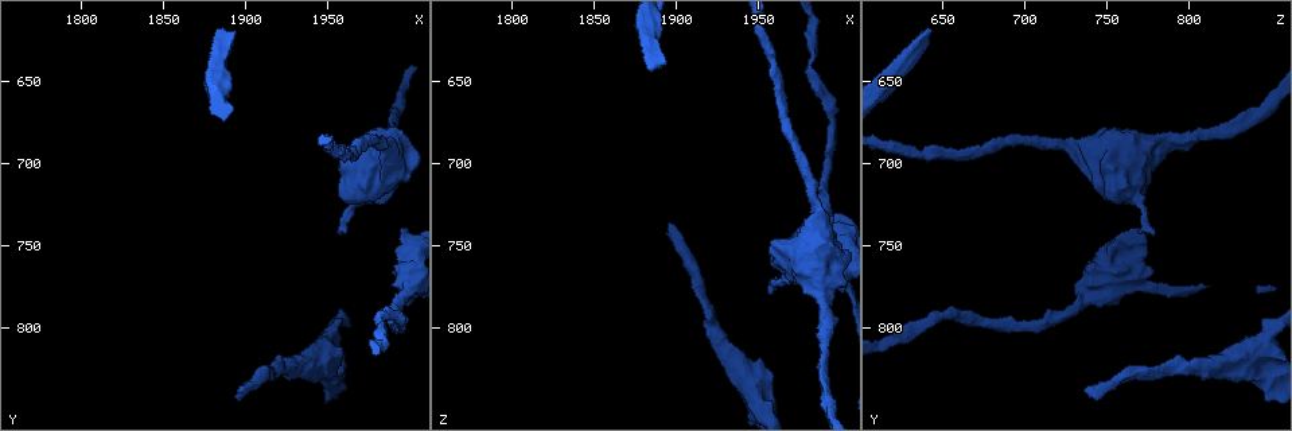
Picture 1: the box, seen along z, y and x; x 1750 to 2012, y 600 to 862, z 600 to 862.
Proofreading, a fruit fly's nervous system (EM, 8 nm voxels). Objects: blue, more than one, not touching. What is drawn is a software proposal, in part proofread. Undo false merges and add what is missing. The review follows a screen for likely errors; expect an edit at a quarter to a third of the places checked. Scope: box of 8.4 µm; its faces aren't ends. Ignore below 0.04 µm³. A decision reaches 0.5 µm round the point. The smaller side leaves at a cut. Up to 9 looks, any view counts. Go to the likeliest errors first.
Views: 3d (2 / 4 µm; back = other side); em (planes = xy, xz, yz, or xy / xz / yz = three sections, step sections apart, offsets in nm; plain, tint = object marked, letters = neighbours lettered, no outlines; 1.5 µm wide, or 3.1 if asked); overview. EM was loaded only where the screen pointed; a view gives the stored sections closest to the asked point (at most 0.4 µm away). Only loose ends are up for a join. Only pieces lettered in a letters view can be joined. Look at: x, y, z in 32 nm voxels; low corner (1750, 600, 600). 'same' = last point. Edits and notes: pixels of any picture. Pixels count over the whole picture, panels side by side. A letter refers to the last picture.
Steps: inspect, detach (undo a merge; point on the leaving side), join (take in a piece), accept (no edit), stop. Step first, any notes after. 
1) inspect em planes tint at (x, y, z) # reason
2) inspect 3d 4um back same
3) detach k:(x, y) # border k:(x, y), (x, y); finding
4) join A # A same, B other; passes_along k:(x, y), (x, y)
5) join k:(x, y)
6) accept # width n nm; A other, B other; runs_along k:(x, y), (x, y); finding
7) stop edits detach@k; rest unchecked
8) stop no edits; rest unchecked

inspect 3d 2um at (1898, 836, 736) # long arm stops here

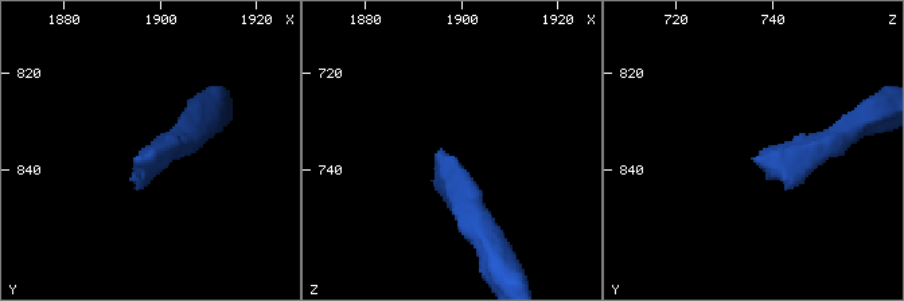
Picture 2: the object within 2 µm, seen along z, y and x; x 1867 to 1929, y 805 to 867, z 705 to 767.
inspect em planes plain at (1896, 838, 736) # need the tissue

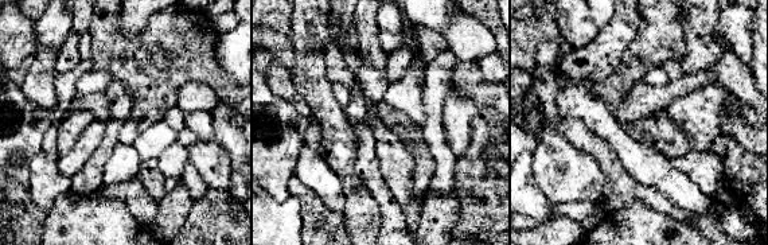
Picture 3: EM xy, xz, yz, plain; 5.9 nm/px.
inspect em planes letters same # see the neighbours

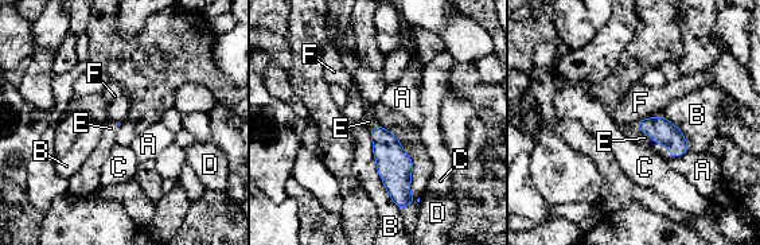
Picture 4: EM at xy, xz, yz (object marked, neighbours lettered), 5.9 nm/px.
join E # A other, B other, C other, D other, E same, F other; the neuron continues

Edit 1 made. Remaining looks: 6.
inspect overview # see it whole again

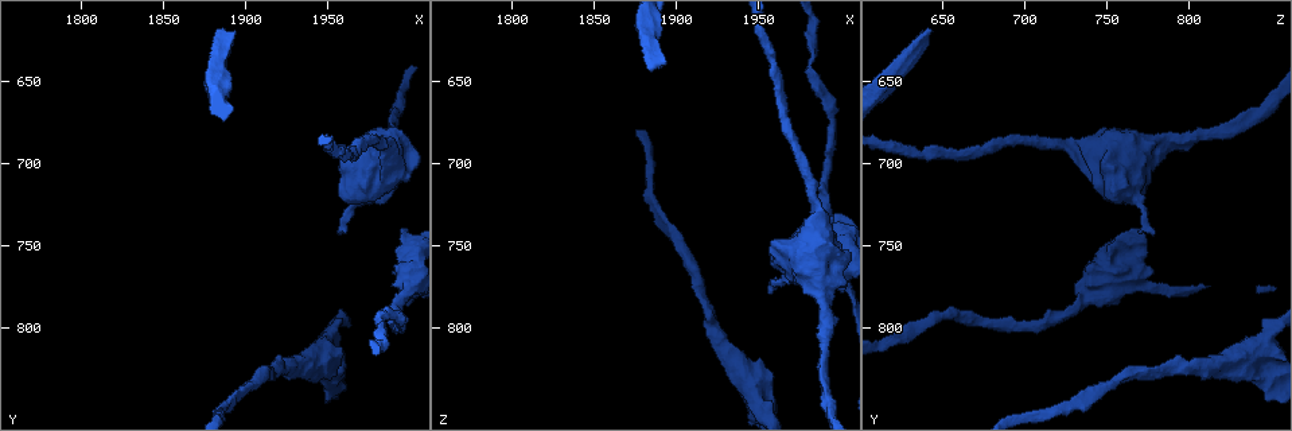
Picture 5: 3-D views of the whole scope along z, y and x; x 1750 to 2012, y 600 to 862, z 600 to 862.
inspect 3d 2um back at (1882, 618, 642) # long arm stops here

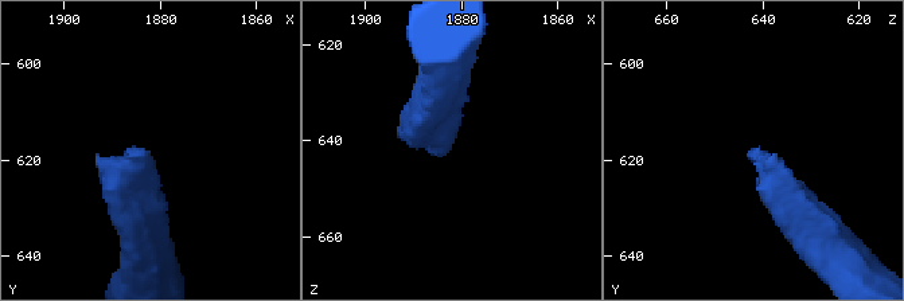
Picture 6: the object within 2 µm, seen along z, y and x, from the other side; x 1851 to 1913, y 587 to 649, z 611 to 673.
inspect em 3.1um planes letters at (1882, 619, 643)

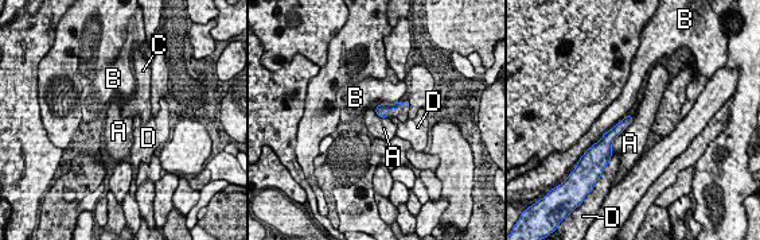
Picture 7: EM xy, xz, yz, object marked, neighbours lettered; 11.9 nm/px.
join C # longest_contact A 600 nm; A other, B other, C same, D other; the neuron continues

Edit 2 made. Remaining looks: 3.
inspect overview # redraw

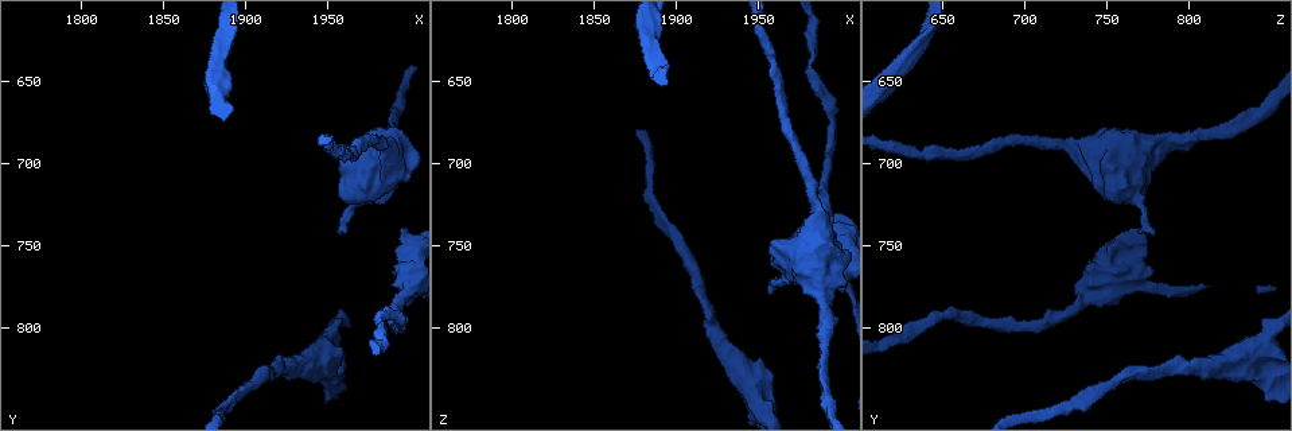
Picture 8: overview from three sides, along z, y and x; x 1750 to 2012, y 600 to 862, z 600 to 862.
inspect em planes letters at (1998, 778, 736) # three-way junction

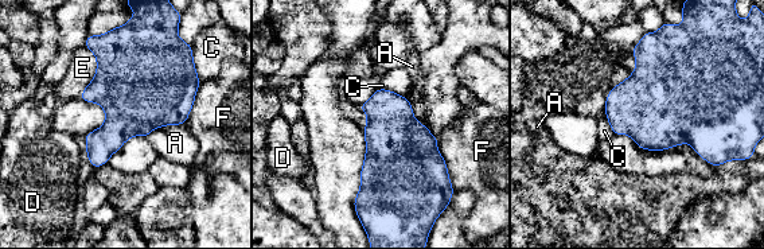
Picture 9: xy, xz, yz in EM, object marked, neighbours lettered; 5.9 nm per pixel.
accept # A other, C other, D other, E other, F other; border 9:(184, 123), (155, 127), (145, 136); all the same neuron

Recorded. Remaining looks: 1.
inspect em planes letters at (1954, 718, 754) # stops while still wide

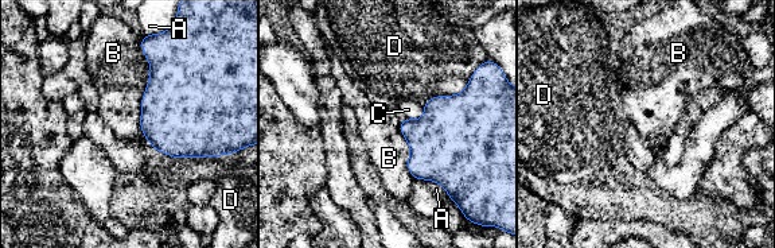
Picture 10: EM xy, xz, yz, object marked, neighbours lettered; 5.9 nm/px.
accept # A other, B other, C other, D other; border 10:(143, 35), (147, 82); no lettered piece goes on from it

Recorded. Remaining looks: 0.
stop edits join@4, join@7; rest unchecked

